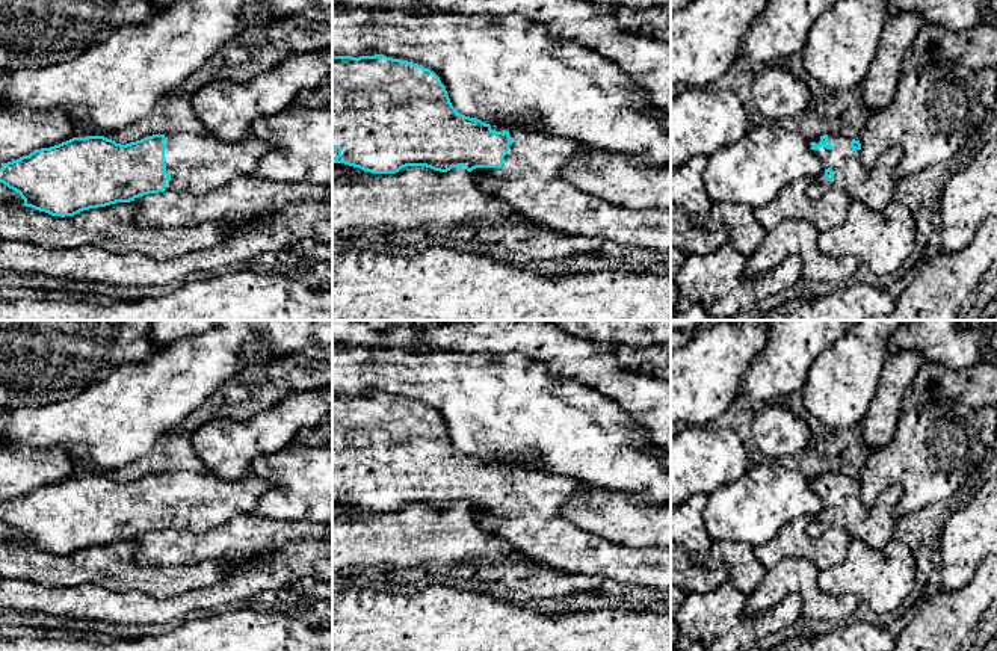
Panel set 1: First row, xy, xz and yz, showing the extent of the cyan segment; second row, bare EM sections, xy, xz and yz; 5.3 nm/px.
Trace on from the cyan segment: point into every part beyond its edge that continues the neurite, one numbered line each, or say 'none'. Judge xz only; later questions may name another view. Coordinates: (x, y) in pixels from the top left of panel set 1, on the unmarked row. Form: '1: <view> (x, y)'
1: xz (529, 520)

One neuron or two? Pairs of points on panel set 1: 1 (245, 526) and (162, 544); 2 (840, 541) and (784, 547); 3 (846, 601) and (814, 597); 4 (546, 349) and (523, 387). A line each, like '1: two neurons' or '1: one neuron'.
1: one neuron
2: one neuron
3: one neuron
4: two neurons

